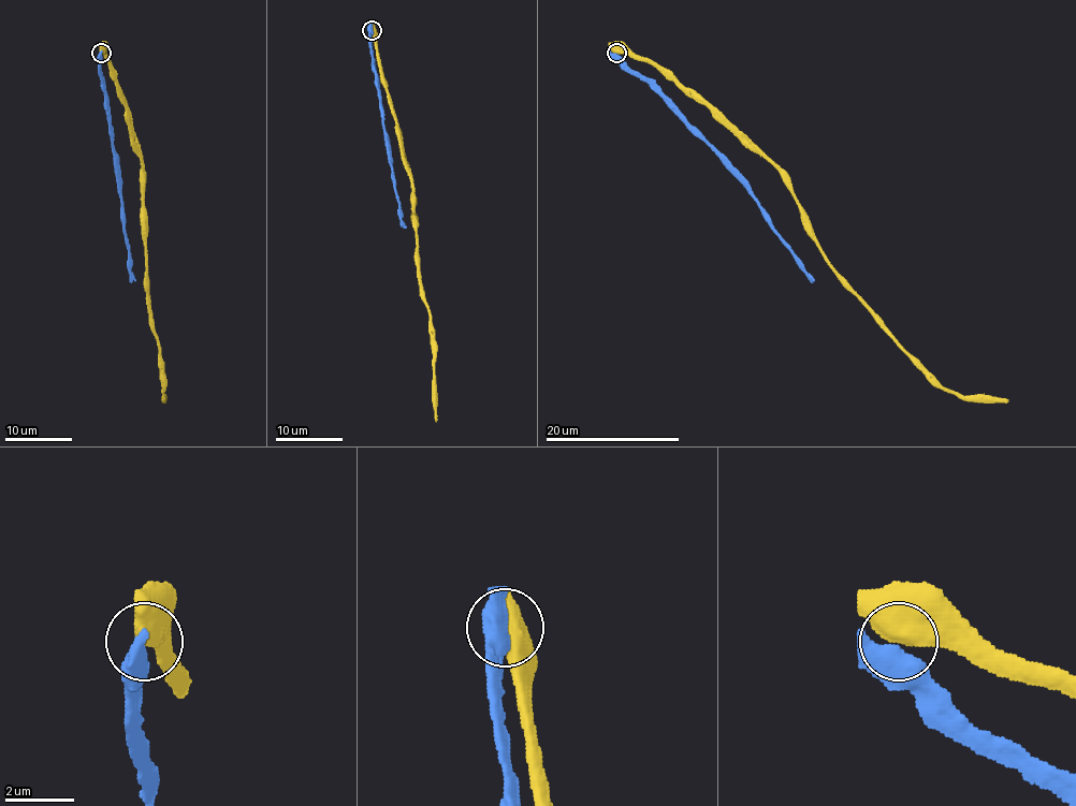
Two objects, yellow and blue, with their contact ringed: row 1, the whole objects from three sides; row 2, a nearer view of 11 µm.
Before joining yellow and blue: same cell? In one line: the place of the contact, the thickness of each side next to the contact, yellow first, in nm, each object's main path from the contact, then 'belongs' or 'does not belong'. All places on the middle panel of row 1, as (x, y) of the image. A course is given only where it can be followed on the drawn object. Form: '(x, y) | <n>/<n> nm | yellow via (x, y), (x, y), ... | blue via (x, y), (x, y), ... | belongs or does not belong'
(372, 30) | 750/400 nm | yellow via (372, 29), (398, 128), (403, 163), (411, 182), (411, 220), (420, 295), (430, 317), (435, 422) | blue via (372, 29), (372, 62), (398, 216), (406, 228) | does not belong

